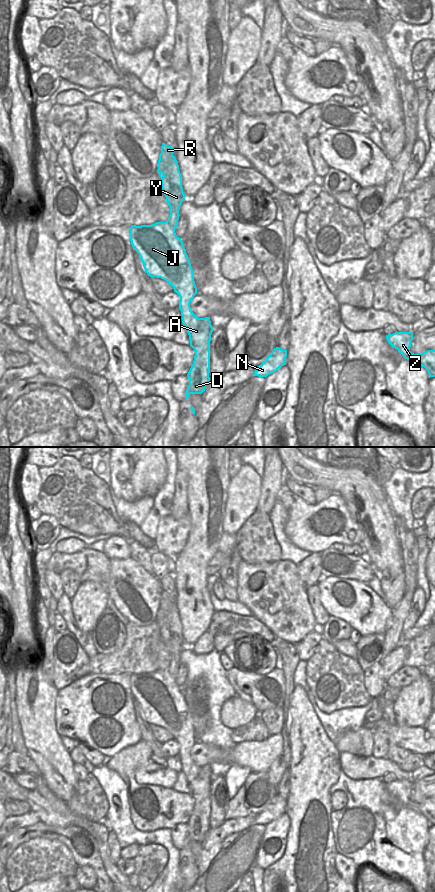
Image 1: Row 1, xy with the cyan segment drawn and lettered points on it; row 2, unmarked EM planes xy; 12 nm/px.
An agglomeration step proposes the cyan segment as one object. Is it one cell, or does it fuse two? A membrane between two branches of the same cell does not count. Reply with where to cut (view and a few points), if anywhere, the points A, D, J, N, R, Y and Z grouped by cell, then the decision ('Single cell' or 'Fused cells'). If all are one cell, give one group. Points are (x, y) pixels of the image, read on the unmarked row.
Split along xy (179, 653), (174, 653), (170, 656). Groups: A D J N Z / R Y. Fused cells

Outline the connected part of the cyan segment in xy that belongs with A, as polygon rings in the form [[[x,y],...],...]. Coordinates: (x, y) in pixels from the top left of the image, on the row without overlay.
[[[180,654],[170,656],[165,670],[131,673],[130,689],[147,723],[165,728],[180,745],[182,772],[195,799],[193,812],[187,822],[189,833],[185,847],[188,847],[190,842],[202,842],[210,829],[210,789],[214,777],[210,765],[198,766],[191,759],[190,751],[197,742],[197,735],[186,697],[175,681],[179,657]]]

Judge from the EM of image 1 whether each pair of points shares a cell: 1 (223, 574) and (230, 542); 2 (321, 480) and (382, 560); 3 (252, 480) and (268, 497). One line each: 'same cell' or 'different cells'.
1: same cell
2: same cell
3: different cells

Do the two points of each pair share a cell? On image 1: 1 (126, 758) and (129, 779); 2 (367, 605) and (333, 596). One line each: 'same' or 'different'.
1: same
2: same

